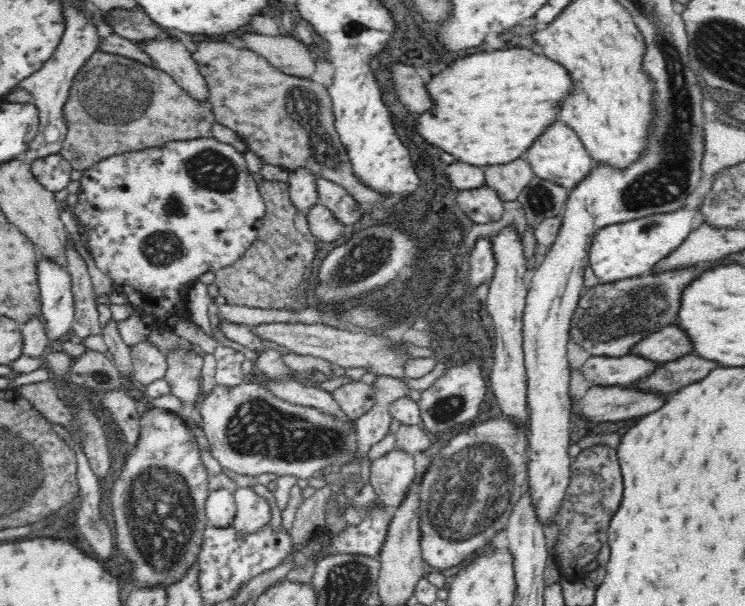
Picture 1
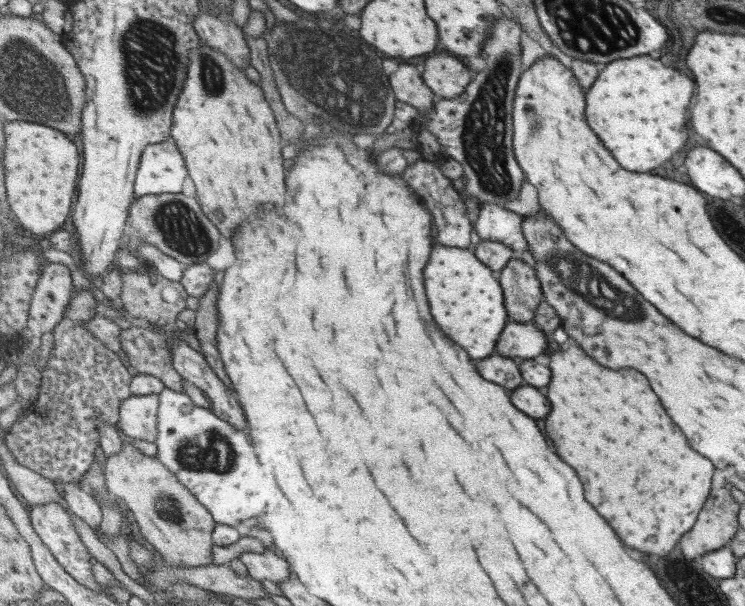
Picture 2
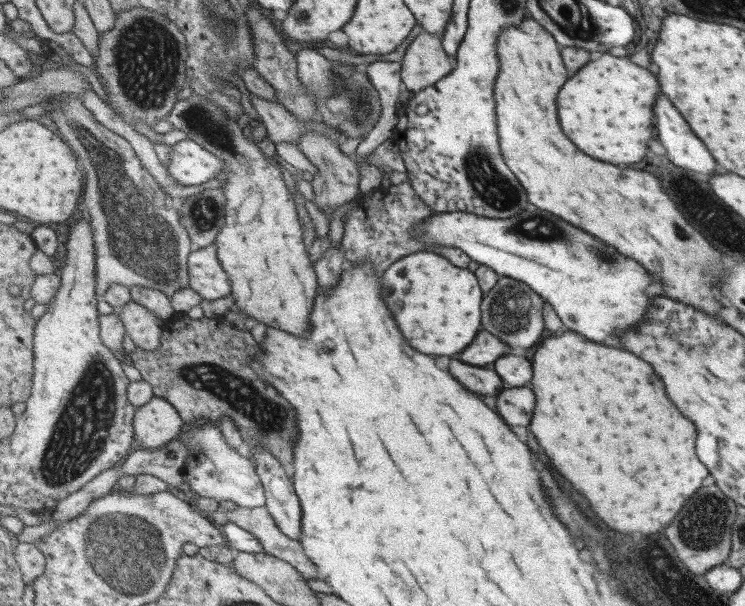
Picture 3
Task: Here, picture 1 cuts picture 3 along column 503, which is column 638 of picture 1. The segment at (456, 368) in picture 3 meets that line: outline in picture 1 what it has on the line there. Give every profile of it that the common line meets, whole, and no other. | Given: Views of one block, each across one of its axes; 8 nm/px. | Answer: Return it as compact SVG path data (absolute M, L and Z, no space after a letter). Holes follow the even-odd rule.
M686 354L686 356L678 358L676 362L658 366L646 380L638 382L638 390L654 392L654 394L656 392L670 394L670 390L678 390L678 386L698 382L698 378L704 378L704 374L710 372L714 366L718 366L718 364L698 358L694 354Z

